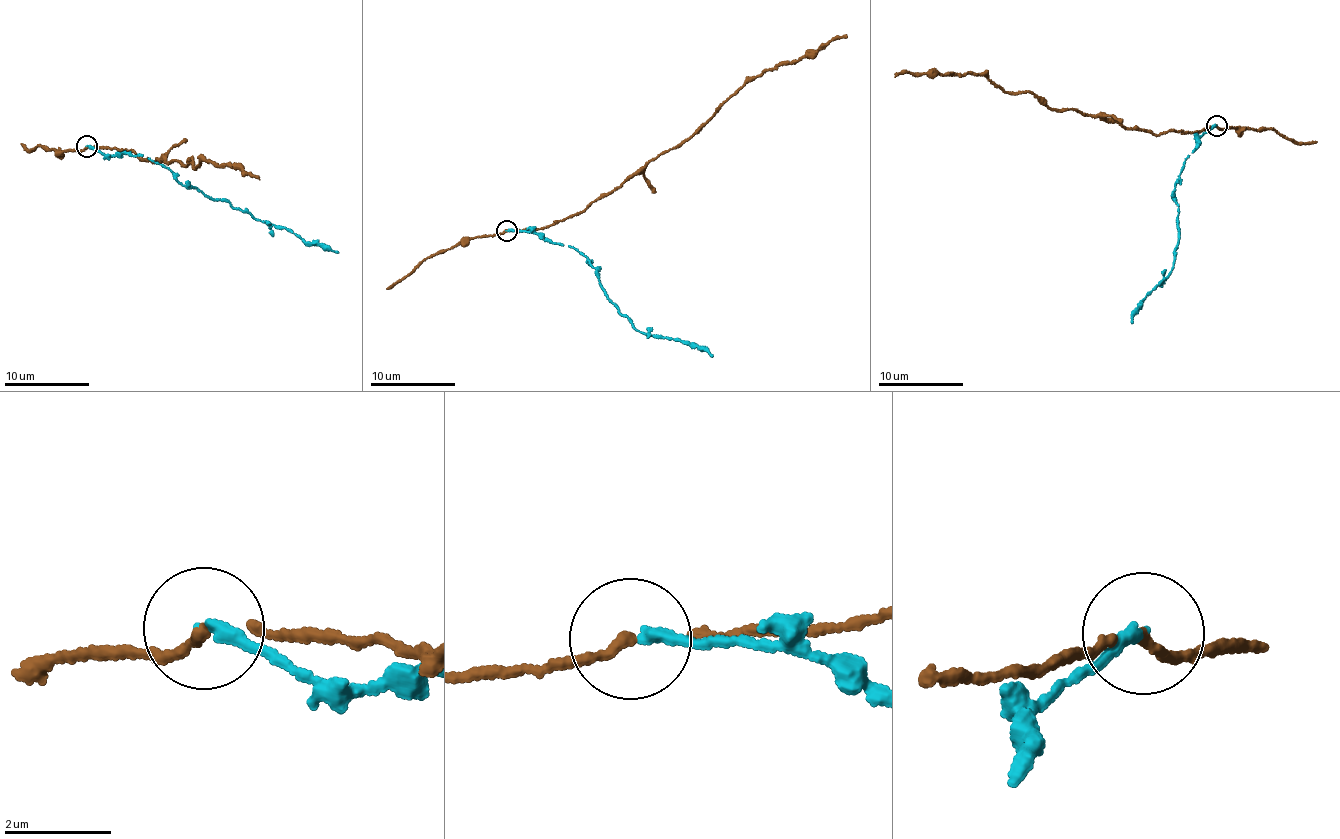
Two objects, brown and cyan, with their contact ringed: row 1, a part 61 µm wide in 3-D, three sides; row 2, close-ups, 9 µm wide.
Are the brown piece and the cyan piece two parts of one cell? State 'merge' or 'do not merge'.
do not merge

